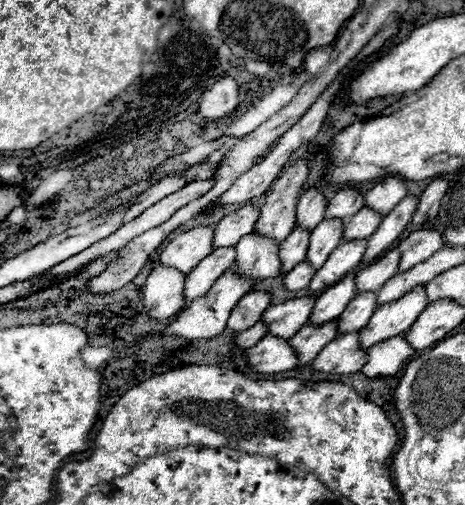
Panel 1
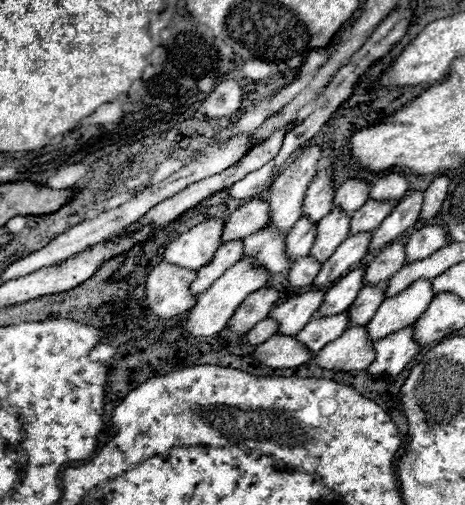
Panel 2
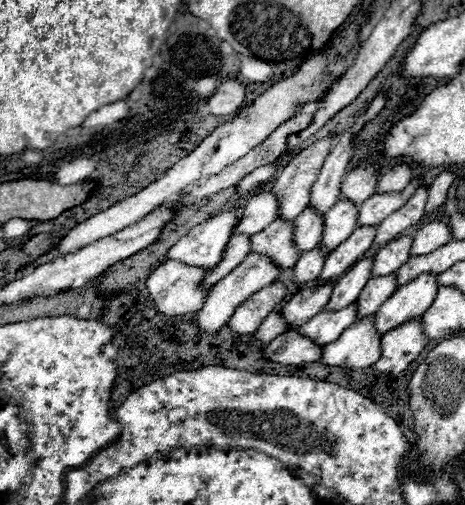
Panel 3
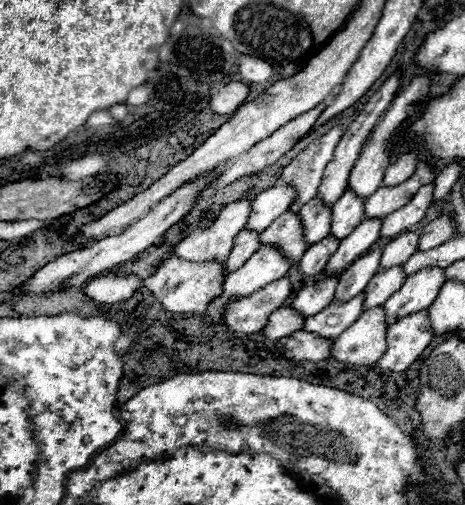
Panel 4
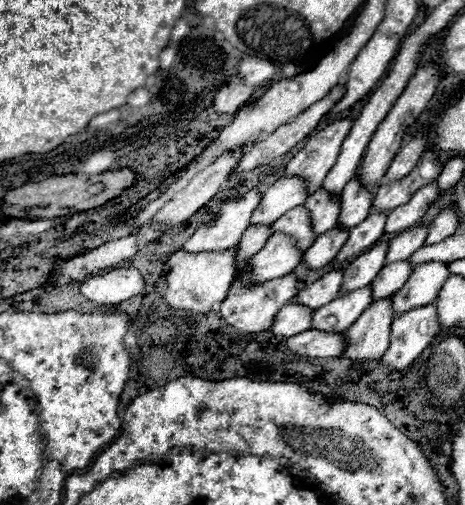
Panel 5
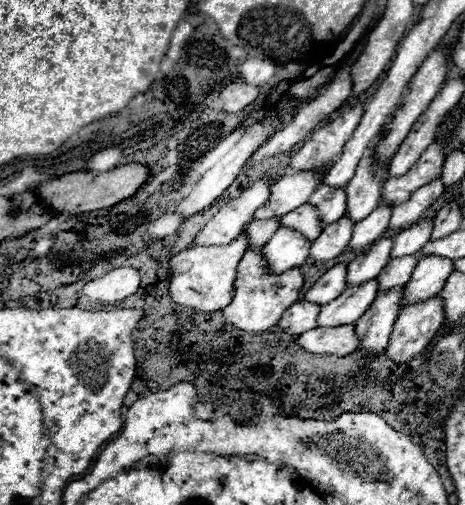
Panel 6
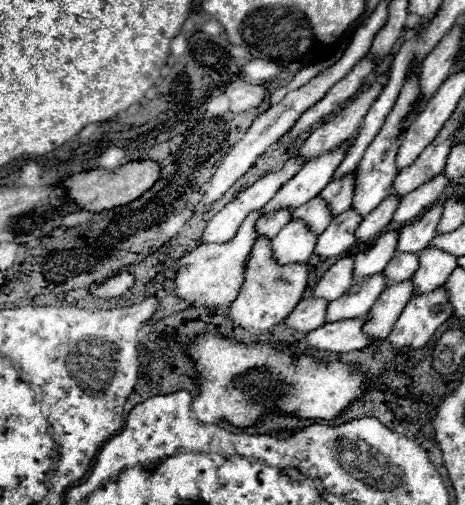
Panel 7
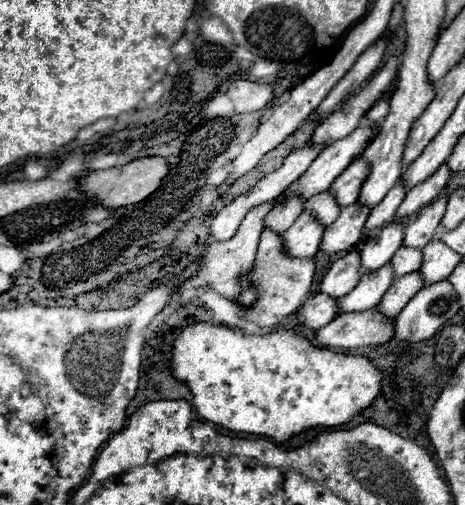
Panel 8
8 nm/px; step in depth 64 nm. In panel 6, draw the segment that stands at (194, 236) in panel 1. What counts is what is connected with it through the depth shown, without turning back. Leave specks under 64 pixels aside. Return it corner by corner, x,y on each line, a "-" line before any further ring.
262,178
246,188
238,198
226,202
194,238
194,246
222,246
238,238
238,234
252,222
254,212
270,198
274,182
274,178

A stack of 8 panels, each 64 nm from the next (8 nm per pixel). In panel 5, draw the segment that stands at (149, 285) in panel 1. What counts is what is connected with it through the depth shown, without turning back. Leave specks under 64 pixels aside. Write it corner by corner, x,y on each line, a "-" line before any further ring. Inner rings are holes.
238,246
228,248
226,252
198,252
198,254
190,254
182,250
174,252
166,262
164,278
158,282
156,290
176,310
192,310
206,314
212,308
216,308
220,302
224,302
228,296
228,288
236,274
236,264
234,264
236,250
-
166,282
168,282
168,290
166,290

